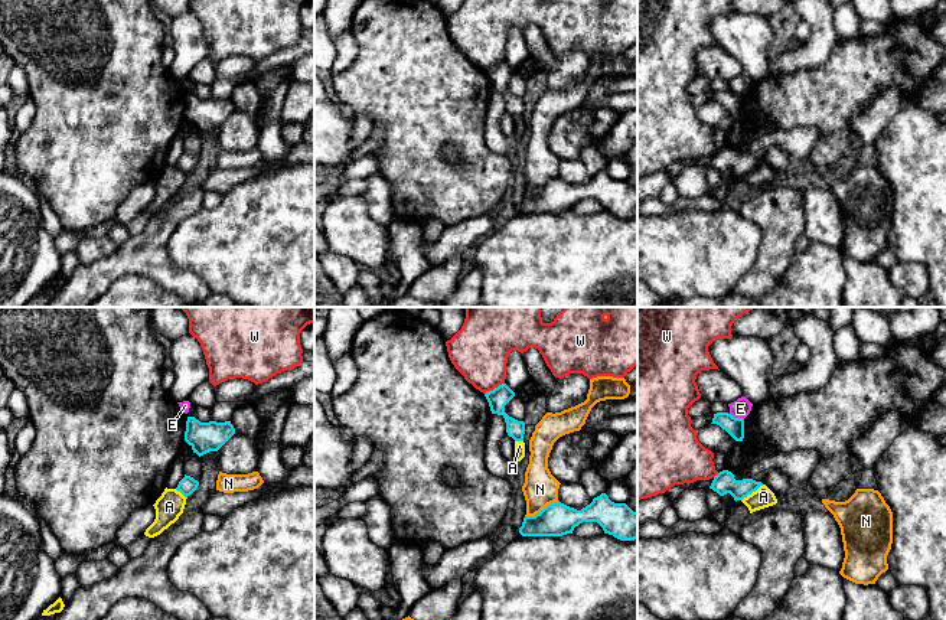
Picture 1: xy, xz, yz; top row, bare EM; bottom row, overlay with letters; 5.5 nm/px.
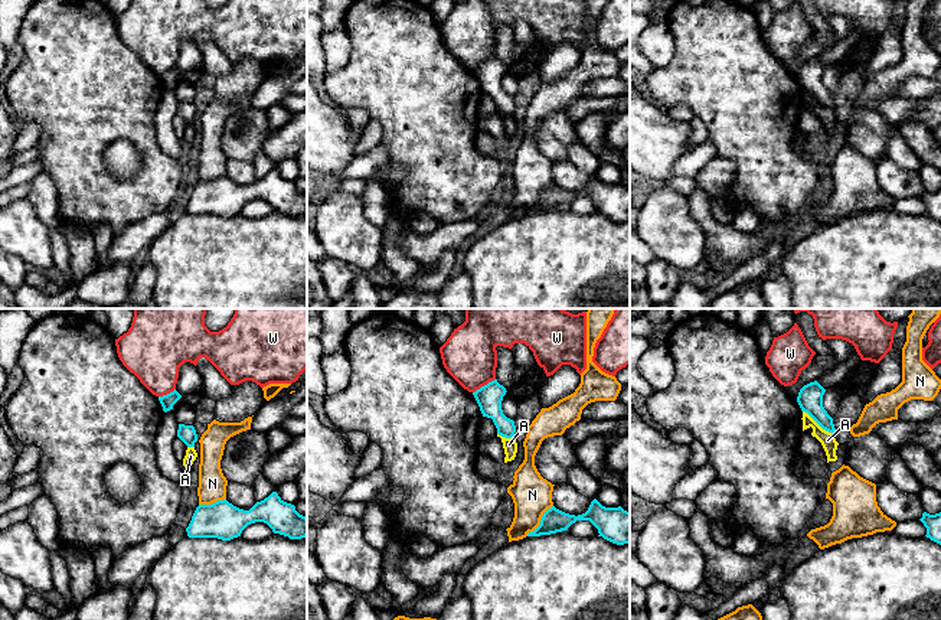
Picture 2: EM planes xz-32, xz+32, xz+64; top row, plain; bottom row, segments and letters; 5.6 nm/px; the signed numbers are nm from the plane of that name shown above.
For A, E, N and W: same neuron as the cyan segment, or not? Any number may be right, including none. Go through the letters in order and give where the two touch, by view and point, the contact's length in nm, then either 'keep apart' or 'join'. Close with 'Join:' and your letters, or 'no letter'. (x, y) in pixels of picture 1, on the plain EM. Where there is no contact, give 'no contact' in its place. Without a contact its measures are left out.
A: yz (752, 169) | 160 nm | keep apart
E: yz (737, 95) | 90 nm | keep apart
N: xz (542, 186) | 220 nm | keep apart
W: xz (495, 65) | 130 nm | keep apart
Join: no letter

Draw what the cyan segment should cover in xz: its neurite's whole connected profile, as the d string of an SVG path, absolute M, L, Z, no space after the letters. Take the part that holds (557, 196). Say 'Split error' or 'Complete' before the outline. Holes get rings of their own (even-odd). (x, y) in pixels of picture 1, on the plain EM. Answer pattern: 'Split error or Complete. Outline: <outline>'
Complete. Outline: M606 170L594 174L590 182L577 187L554 179L535 193L525 193L519 211L522 213L562 213L573 211L583 199L597 199L604 211L620 218L637 216L637 189L626 180L614 180Z

